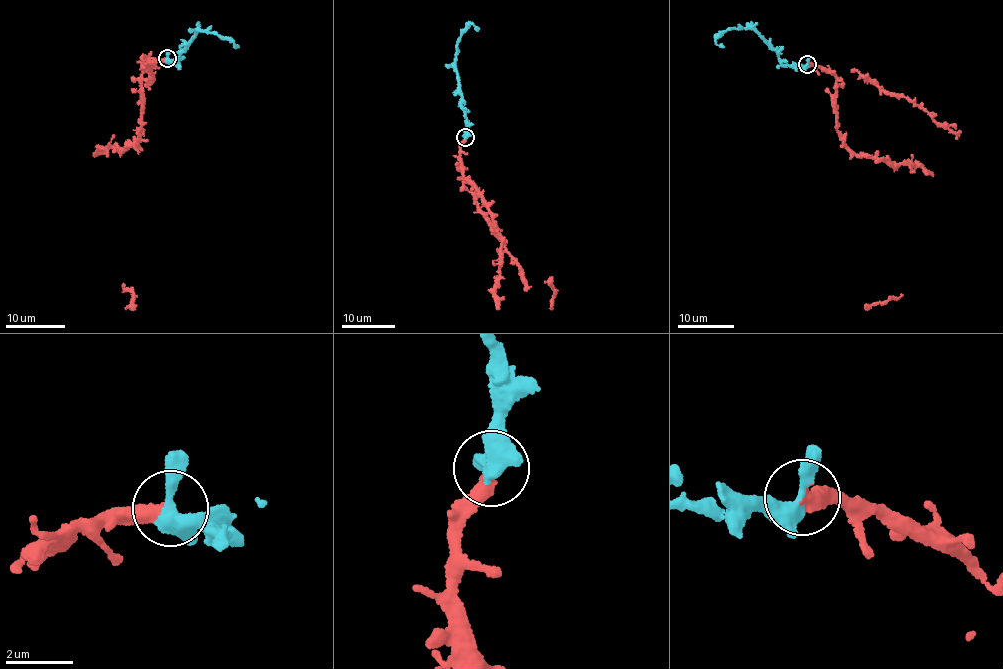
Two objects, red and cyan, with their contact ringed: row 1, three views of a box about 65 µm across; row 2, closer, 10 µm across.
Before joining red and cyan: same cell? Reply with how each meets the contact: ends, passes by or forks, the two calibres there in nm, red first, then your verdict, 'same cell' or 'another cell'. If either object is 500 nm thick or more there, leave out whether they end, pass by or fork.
red ends; cyan forks; calibres 400 and 340 nm; same cell

